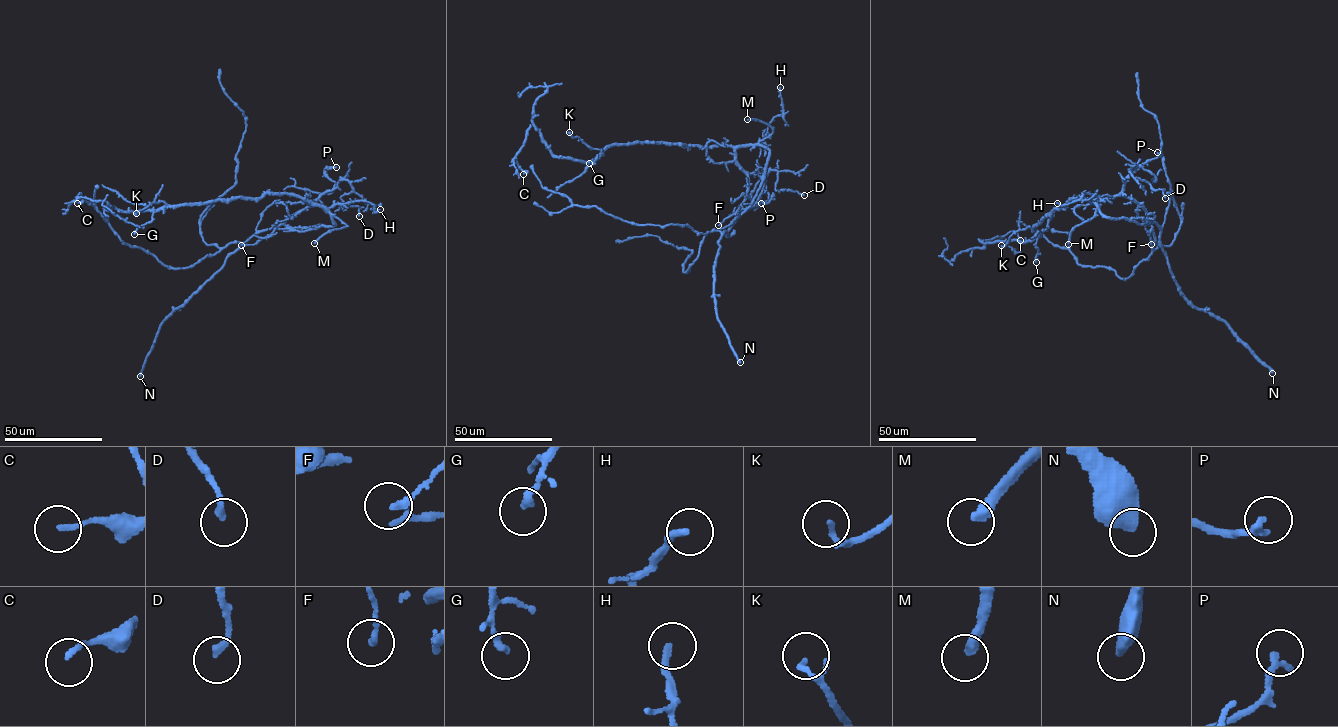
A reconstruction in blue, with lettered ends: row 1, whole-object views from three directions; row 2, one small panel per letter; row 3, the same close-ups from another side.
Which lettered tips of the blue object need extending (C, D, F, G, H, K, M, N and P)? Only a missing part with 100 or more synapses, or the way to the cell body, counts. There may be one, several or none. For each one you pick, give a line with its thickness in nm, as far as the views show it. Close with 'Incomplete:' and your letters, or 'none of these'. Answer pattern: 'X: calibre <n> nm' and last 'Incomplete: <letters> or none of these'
M: calibre 320 nm
N: calibre 500 nm
Incomplete: M, N

